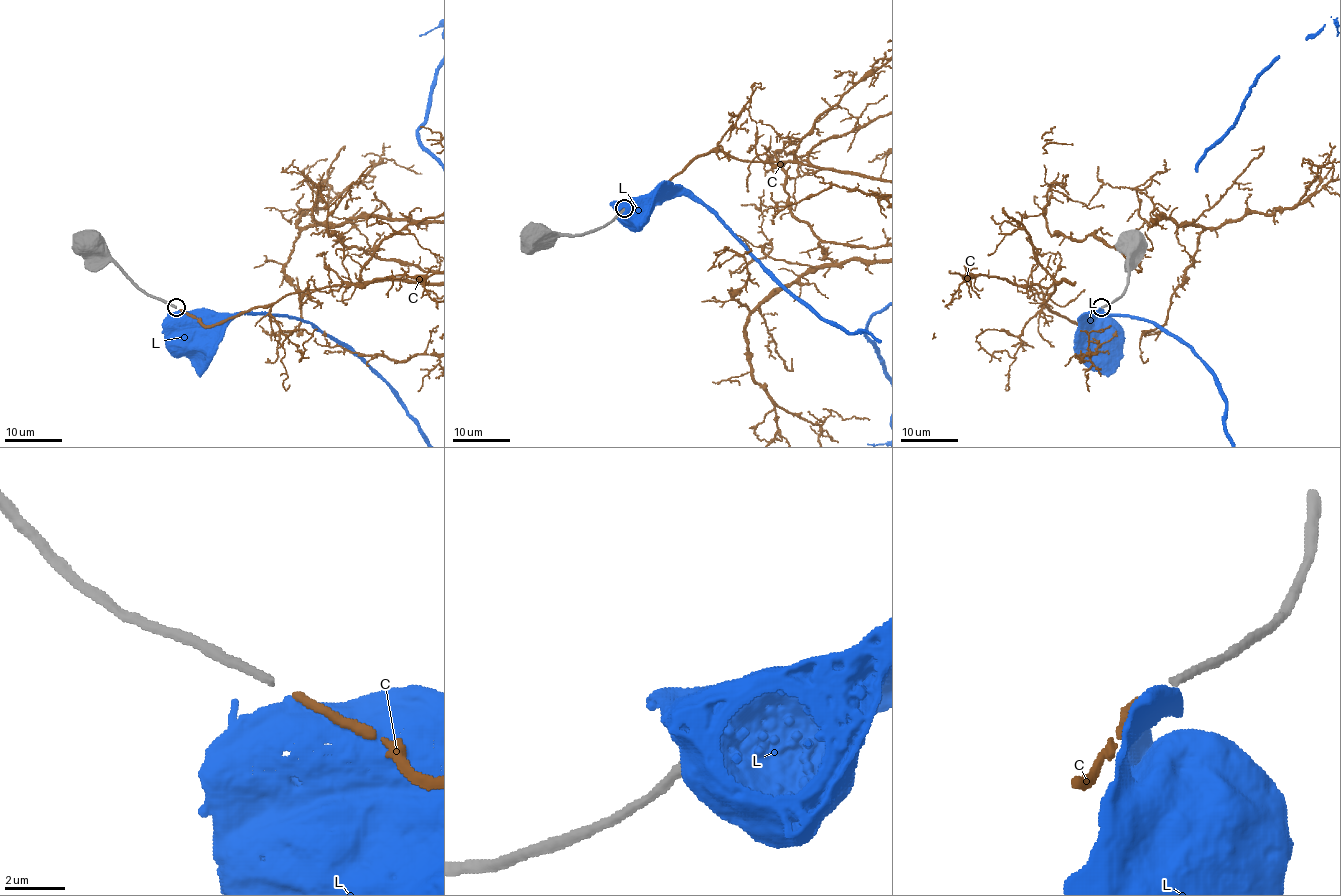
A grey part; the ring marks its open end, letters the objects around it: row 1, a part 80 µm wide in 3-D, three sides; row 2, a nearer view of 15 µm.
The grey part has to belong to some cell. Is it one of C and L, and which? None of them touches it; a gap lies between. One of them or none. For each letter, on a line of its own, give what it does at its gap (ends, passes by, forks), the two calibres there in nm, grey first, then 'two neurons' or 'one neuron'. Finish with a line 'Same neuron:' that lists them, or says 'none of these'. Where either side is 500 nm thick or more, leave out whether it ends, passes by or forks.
C: it ends | 280/280 nm | one neuron
L: 280/550 nm | two neurons
Same neuron: C

